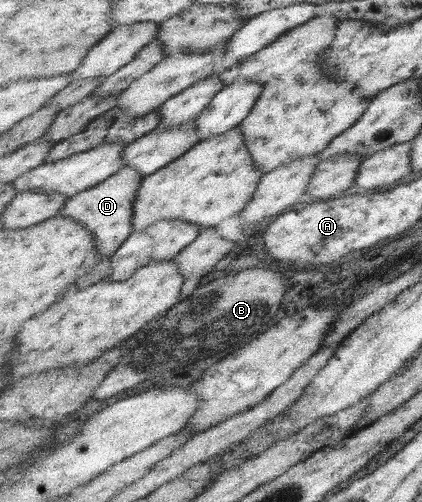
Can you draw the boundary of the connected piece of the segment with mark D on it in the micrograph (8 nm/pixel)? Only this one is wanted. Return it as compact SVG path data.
M122 167L120 172L93 186L94 188L67 199L58 215L72 217L83 224L90 232L93 232L99 255L112 257L133 234L133 208L143 180L145 177L139 173L138 169Z

